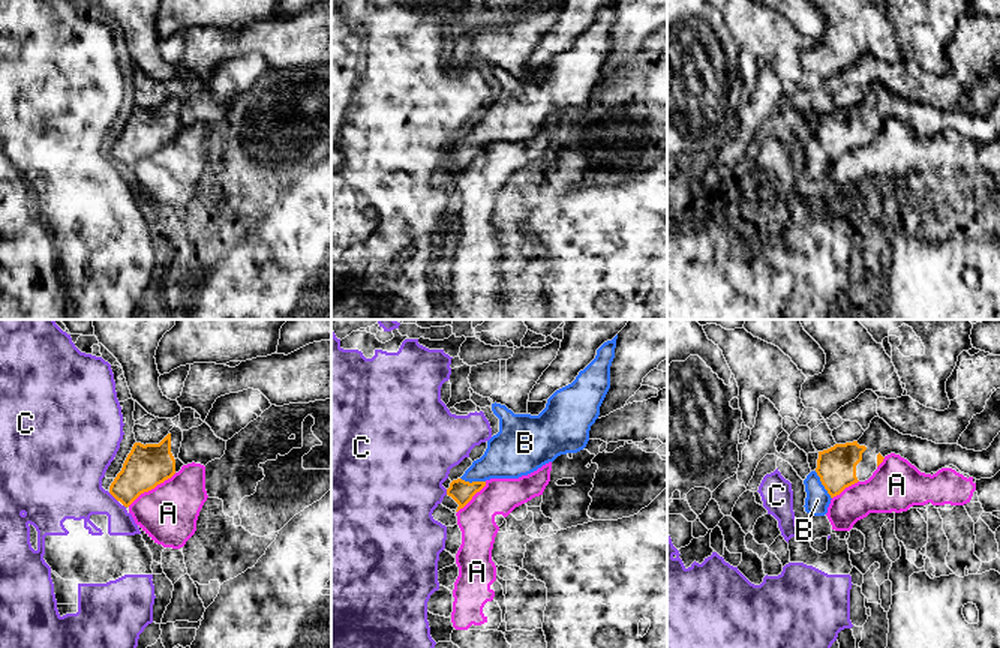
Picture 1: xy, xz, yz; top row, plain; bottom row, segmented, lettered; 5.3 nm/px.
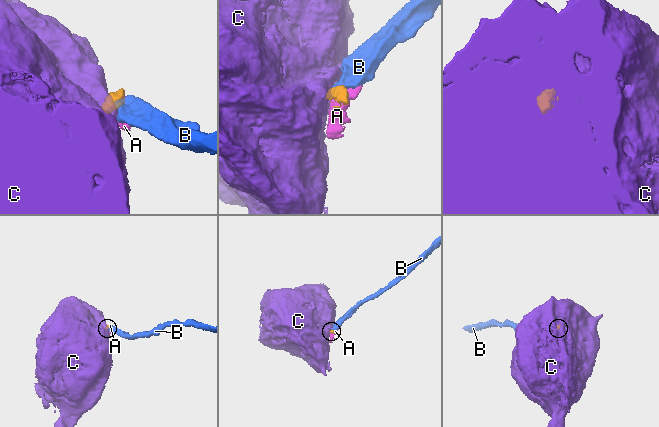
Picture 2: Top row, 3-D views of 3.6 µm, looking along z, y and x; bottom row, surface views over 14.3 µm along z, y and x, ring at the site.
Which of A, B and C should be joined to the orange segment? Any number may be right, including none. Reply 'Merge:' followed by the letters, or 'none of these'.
Merge: B

